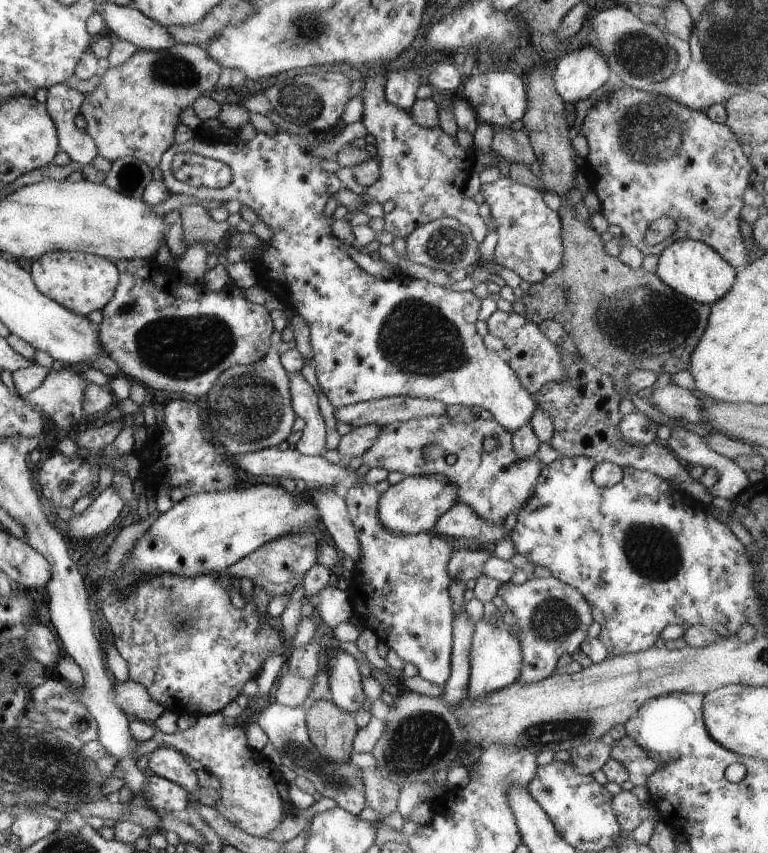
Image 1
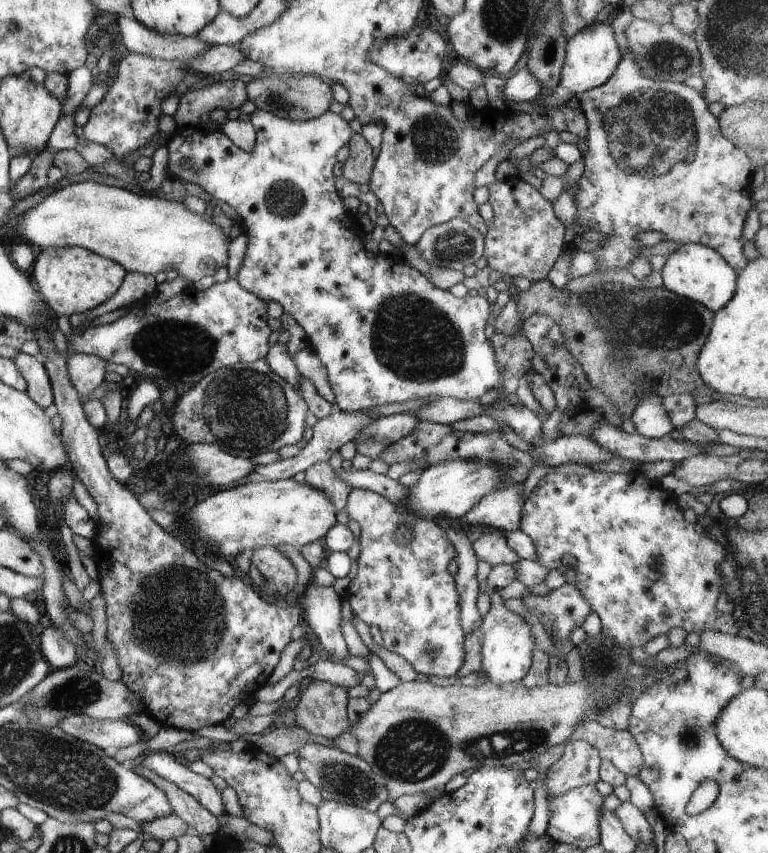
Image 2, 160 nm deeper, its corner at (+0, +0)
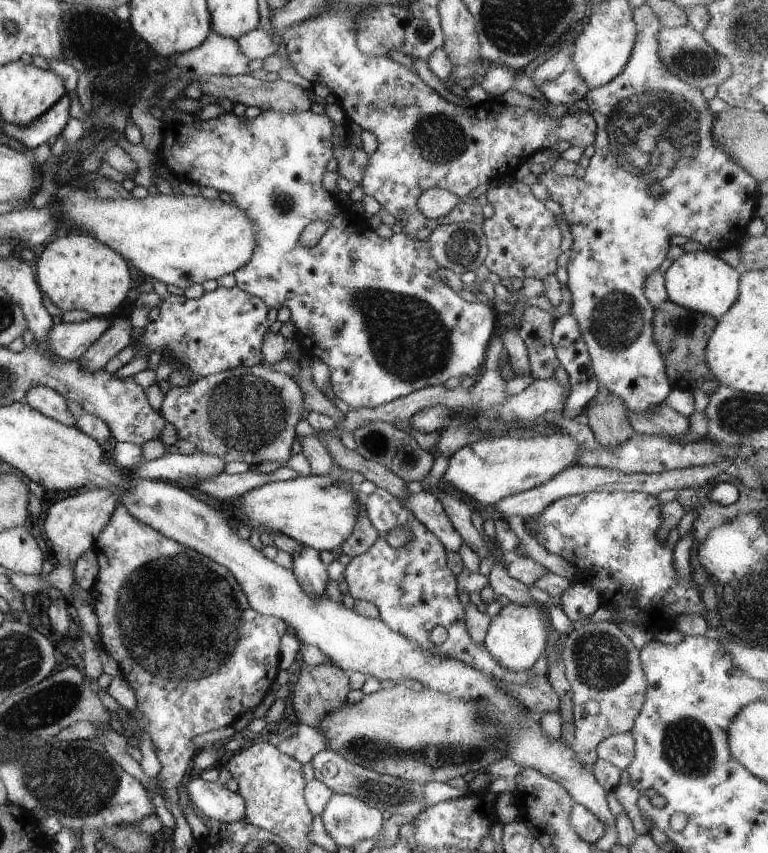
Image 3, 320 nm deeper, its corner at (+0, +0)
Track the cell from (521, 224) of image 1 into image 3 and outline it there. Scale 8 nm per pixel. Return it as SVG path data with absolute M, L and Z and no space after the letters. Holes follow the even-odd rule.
M522 182L511 185L492 186L486 190L488 203L494 209L494 215L482 222L481 228L487 238L488 255L484 265L489 272L497 274L501 278L538 278L542 281L546 276L557 272L557 260L562 253L562 232L557 224L556 216L544 206L544 202L534 198L531 188Z

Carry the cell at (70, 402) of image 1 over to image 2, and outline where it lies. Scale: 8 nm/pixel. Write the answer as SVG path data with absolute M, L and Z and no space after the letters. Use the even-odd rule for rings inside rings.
M69 354L66 360L68 376L80 398L86 398L106 380L106 362L96 355Z

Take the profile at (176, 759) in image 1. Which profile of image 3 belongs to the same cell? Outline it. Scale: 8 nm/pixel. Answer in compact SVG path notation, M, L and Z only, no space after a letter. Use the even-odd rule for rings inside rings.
M191 777L186 787L190 803L210 820L234 823L242 821L246 814L244 798L231 792L226 786Z

